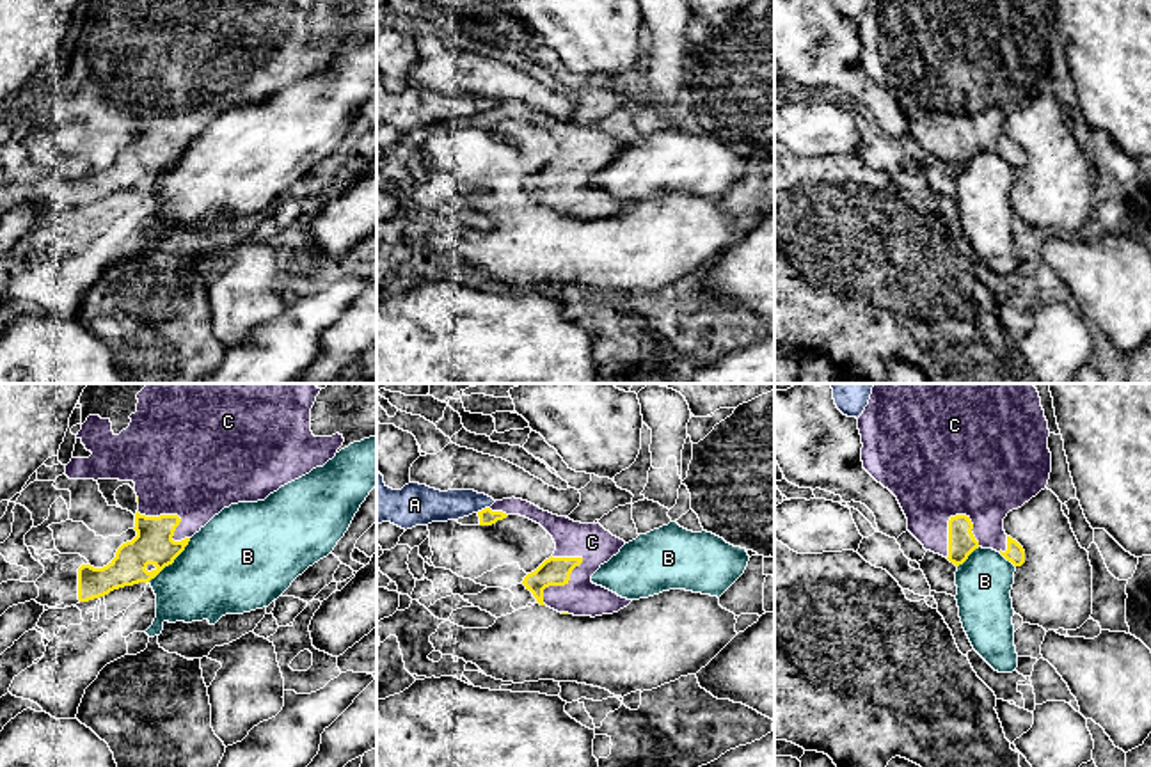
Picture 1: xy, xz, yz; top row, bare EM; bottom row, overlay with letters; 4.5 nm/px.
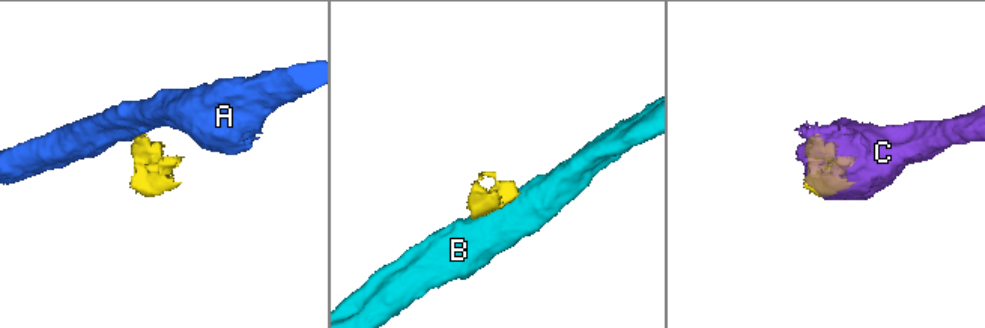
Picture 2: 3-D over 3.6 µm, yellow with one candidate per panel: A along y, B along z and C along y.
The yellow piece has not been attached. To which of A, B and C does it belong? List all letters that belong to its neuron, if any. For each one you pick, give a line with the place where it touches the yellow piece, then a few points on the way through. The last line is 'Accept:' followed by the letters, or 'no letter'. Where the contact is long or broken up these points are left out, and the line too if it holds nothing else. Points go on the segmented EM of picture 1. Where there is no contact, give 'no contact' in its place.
C: xz (560, 585)
Accept: C

